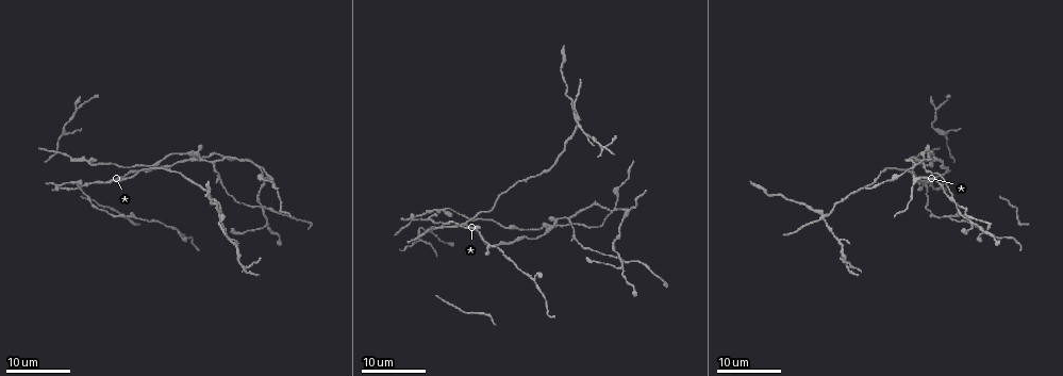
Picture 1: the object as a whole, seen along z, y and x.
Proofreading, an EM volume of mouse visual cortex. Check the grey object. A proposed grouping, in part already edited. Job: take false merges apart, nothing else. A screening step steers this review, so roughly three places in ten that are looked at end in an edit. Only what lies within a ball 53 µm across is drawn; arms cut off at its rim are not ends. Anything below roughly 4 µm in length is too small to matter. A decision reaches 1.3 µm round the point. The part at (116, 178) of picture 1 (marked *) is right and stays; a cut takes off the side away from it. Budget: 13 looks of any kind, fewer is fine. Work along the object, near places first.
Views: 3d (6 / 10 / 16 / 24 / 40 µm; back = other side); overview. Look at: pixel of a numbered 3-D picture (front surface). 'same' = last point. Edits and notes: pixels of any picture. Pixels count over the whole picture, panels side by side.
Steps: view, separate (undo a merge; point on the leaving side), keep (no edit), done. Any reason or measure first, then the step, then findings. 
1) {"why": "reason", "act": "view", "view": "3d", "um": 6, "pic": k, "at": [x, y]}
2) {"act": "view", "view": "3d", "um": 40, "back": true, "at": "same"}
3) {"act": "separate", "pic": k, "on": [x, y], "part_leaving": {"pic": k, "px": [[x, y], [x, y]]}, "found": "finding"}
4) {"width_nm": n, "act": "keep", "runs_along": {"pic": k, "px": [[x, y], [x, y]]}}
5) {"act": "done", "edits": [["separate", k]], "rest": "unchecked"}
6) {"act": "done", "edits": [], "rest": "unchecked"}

{"why": "three-way junction", "act": "view", "view": "3d", "um": 16, "pic": 1, "at": [109, 181]}

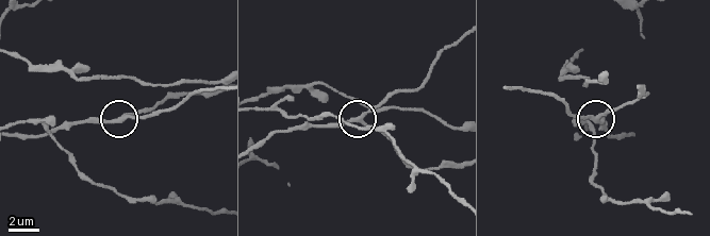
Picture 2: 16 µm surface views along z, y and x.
{"why": "closer look", "act": "view", "view": "3d", "um": 10, "pic": 2, "at": [361, 119]}

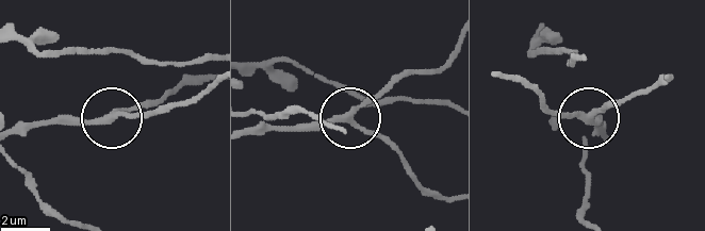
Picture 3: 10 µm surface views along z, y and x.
{"width_nm": 210, "act": "keep", "runs_along": {"pic": 3, "px": [[370, 132], [354, 126], [354, 114], [400, 73]]}, "found": "continuous, no second neuron"}

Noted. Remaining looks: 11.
{"why": "a fork", "act": "view", "view": "3d", "um": 24, "pic": 1, "at": [616, 205]}

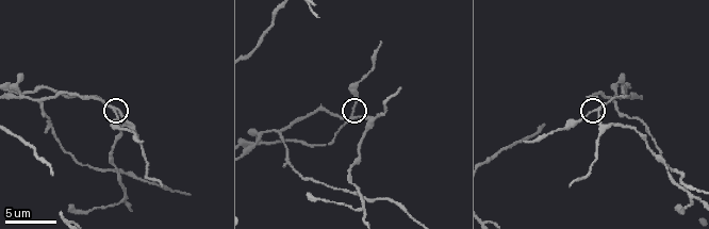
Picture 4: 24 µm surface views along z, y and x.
{"act": "view", "view": "3d", "um": 10, "pic": 4, "at": [596, 108]}

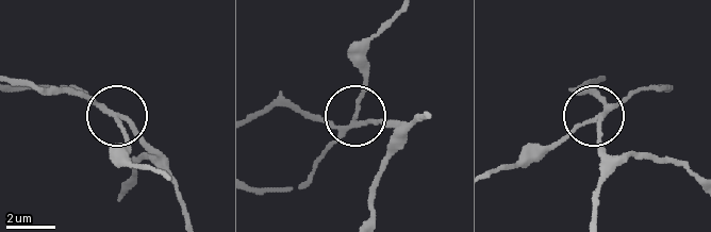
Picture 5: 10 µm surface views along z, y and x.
{"act": "view", "view": "3d", "um": 6, "pic": 5, "at": [358, 116]}

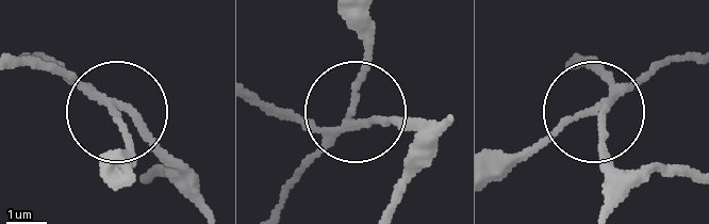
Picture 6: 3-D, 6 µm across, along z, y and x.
{"act": "separate", "pic": 6, "on": [292, 180], "part_leaving": {"pic": 6, "px": [[325, 141], [275, 209]]}, "found": "a second neuron is stuck on"}

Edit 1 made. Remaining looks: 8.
{"act": "view", "view": "overview"}

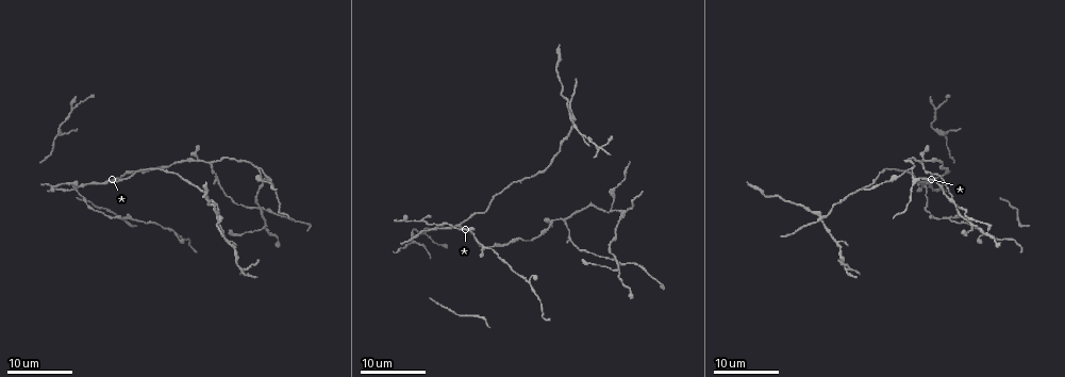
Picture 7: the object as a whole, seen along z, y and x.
{"why": "four or more arms meet", "act": "view", "view": "3d", "um": 24, "pic": 7, "at": [820, 220]}

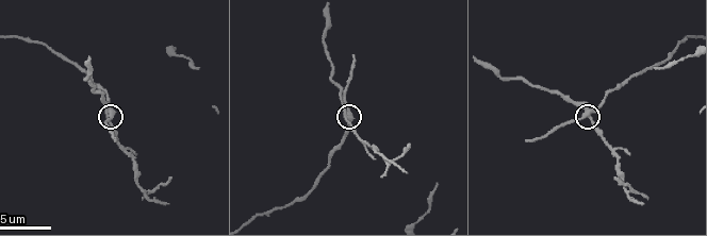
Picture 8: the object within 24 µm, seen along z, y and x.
{"act": "view", "view": "3d", "um": 6, "pic": 8, "at": [348, 114]}

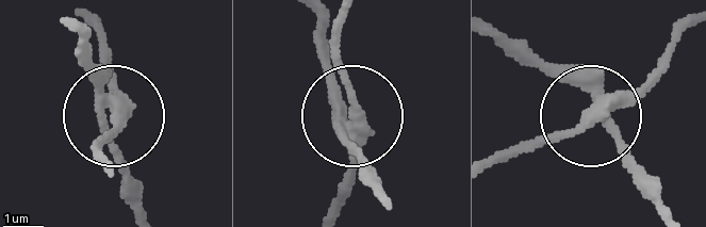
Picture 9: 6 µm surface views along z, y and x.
{"side_arm_um": 14, "arms": 4, "act": "separate", "pic": 9, "on": [354, 148], "found": "two neurons meet here"}

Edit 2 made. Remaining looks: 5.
{"why": "redraw", "act": "view", "view": "overview"}

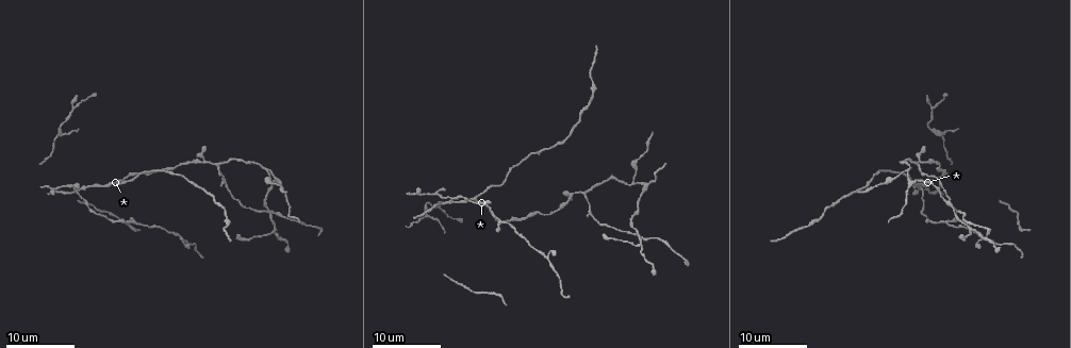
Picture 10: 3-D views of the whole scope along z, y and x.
{"why": "thick turns thin", "act": "view", "view": "3d", "um": 24, "pic": 10, "at": [648, 149]}

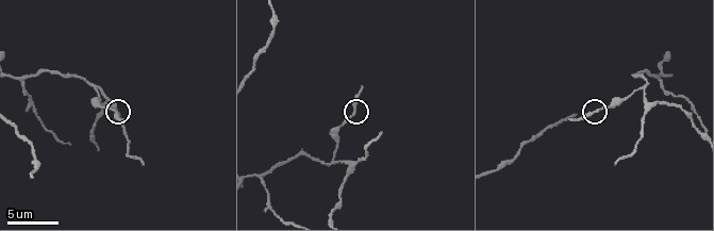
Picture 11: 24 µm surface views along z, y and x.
{"act": "view", "view": "3d", "um": 10, "pic": 11, "at": [592, 114]}

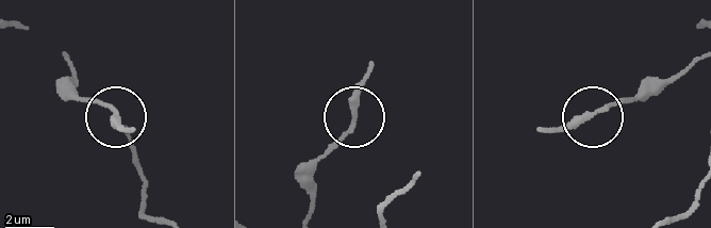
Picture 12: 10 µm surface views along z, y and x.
{"act": "keep", "runs_along": {"pic": 12, "px": [[308, 216], [313, 167], [352, 118], [370, 65]]}, "found": "all the same neuron"}

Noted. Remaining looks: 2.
{"why": "side arm on a straight run", "act": "view", "view": "3d", "um": 10, "pic": 11, "at": [694, 109]}

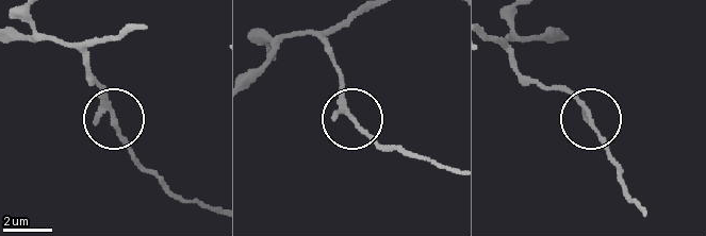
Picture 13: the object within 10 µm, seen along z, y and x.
{"why": "other side", "act": "view", "view": "3d", "um": 10, "back": true, "pic": 13, "at": [351, 117]}

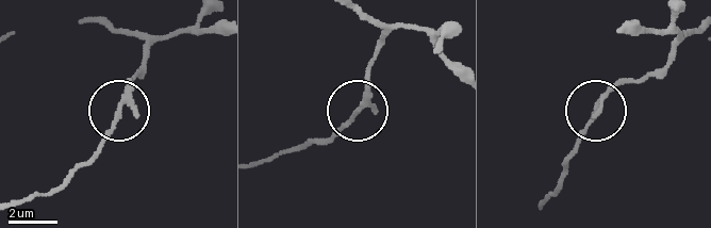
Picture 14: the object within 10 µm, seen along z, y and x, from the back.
{"arms": 3, "act": "keep", "runs_along": {"pic": 14, "px": [[459, 69], [423, 29], [387, 31], [365, 100], [327, 141]]}, "found": "one neuron here"}

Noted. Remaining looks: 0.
{"act": "done", "edits": [["separate", 6], ["separate", 9]], "rest": "unchecked"}

